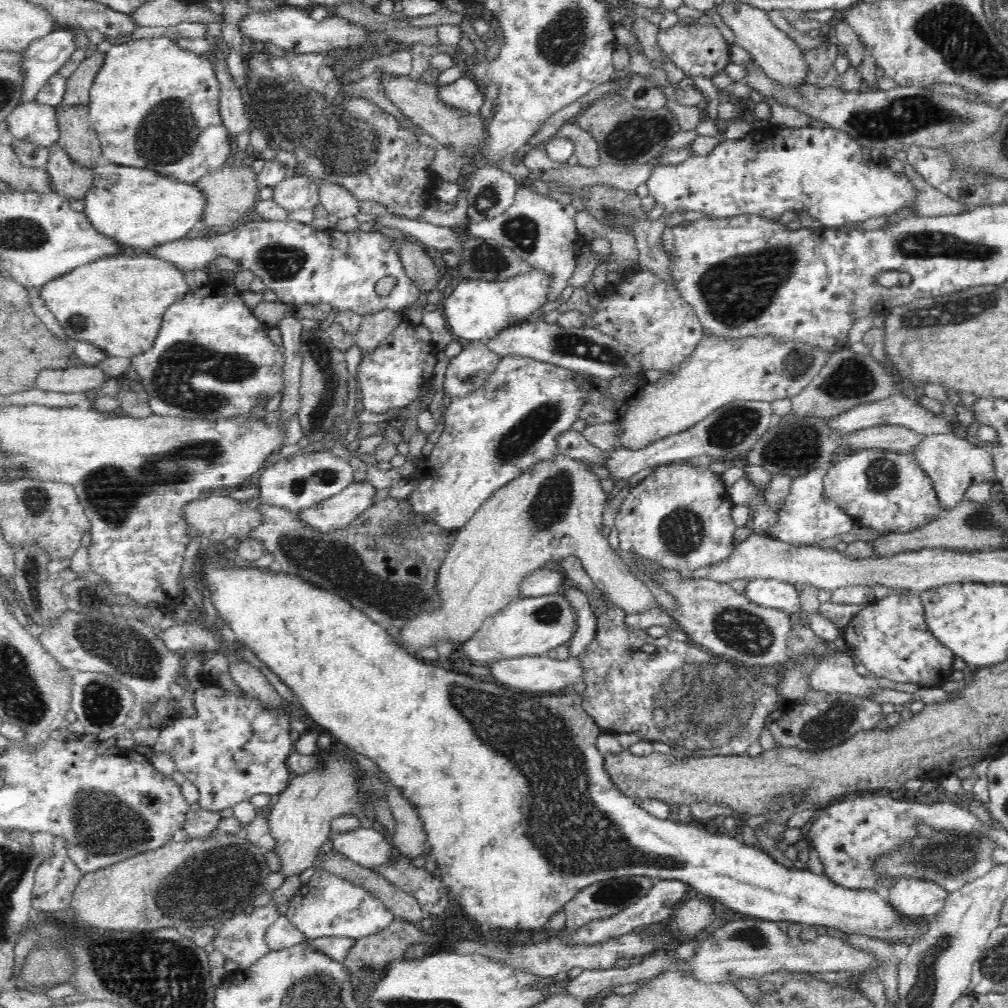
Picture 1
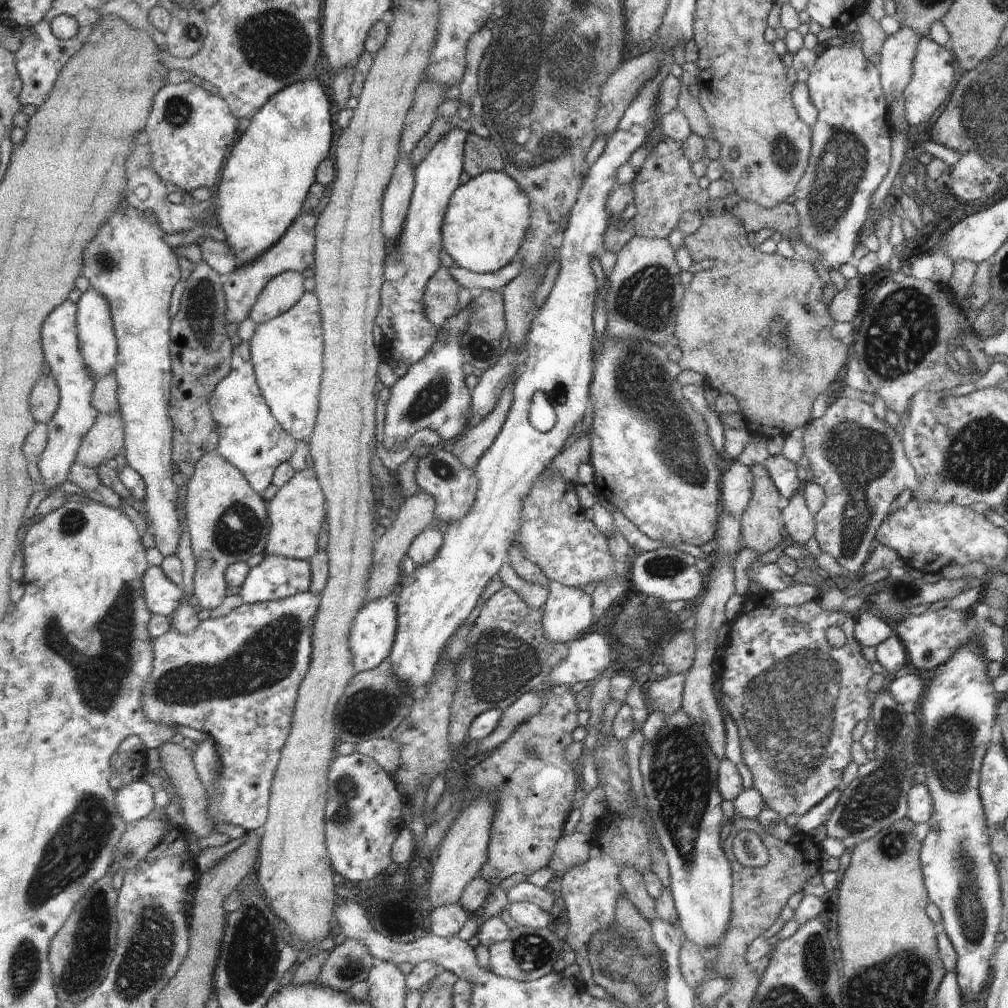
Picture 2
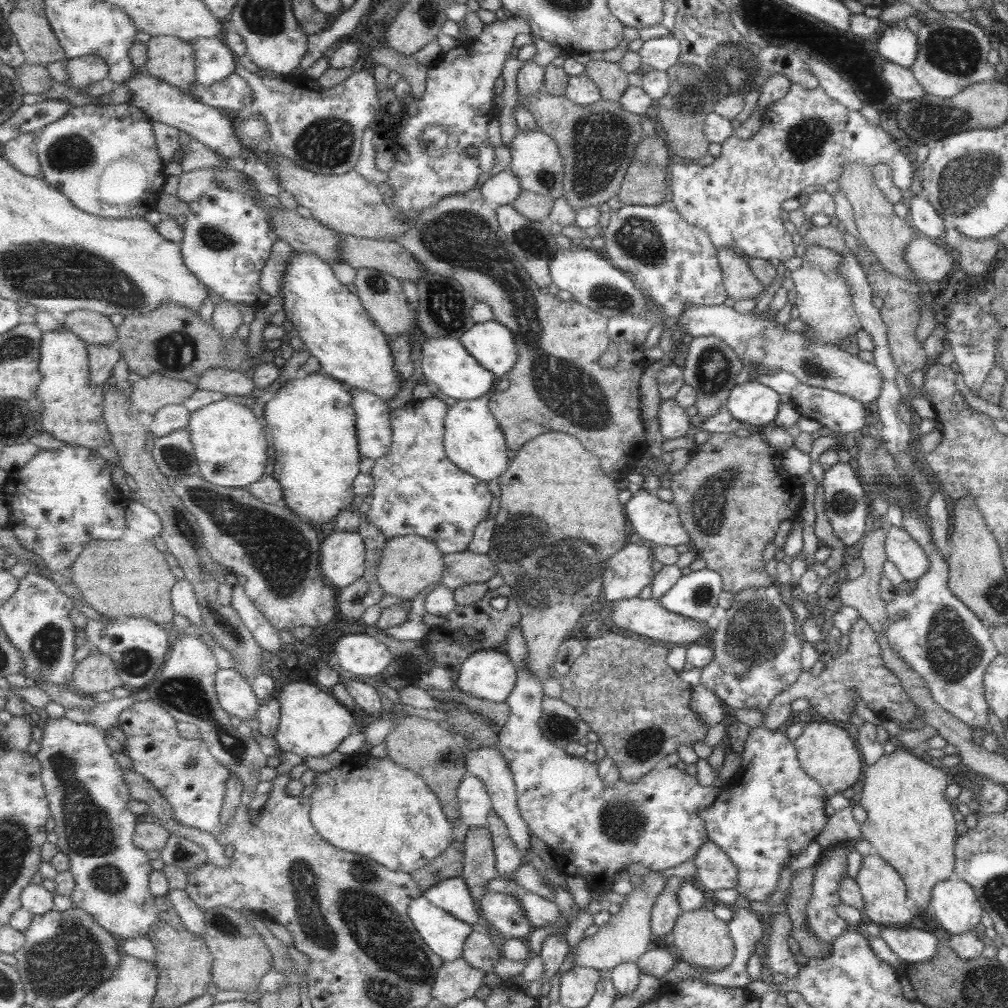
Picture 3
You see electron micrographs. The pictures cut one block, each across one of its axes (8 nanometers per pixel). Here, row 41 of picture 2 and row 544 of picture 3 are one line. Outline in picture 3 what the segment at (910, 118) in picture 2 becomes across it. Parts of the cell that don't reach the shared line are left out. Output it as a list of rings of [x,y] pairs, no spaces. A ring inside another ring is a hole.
[[[903,510],[900,528],[907,532],[927,555],[929,570],[917,578],[913,592],[910,594],[893,592],[891,601],[885,603],[887,621],[883,627],[883,636],[885,636],[887,644],[891,646],[891,650],[895,654],[899,654],[899,658],[903,658],[903,662],[909,666],[909,670],[913,670],[919,676],[920,682],[923,682],[935,704],[969,725],[971,730],[985,729],[988,727],[988,706],[983,696],[982,677],[985,667],[993,660],[993,657],[998,655],[989,636],[988,627],[949,590],[947,586],[948,566],[934,550],[934,544],[929,534],[929,525],[923,524],[915,512]],[[897,612],[903,612],[903,616],[899,620],[893,620],[893,616]]]

